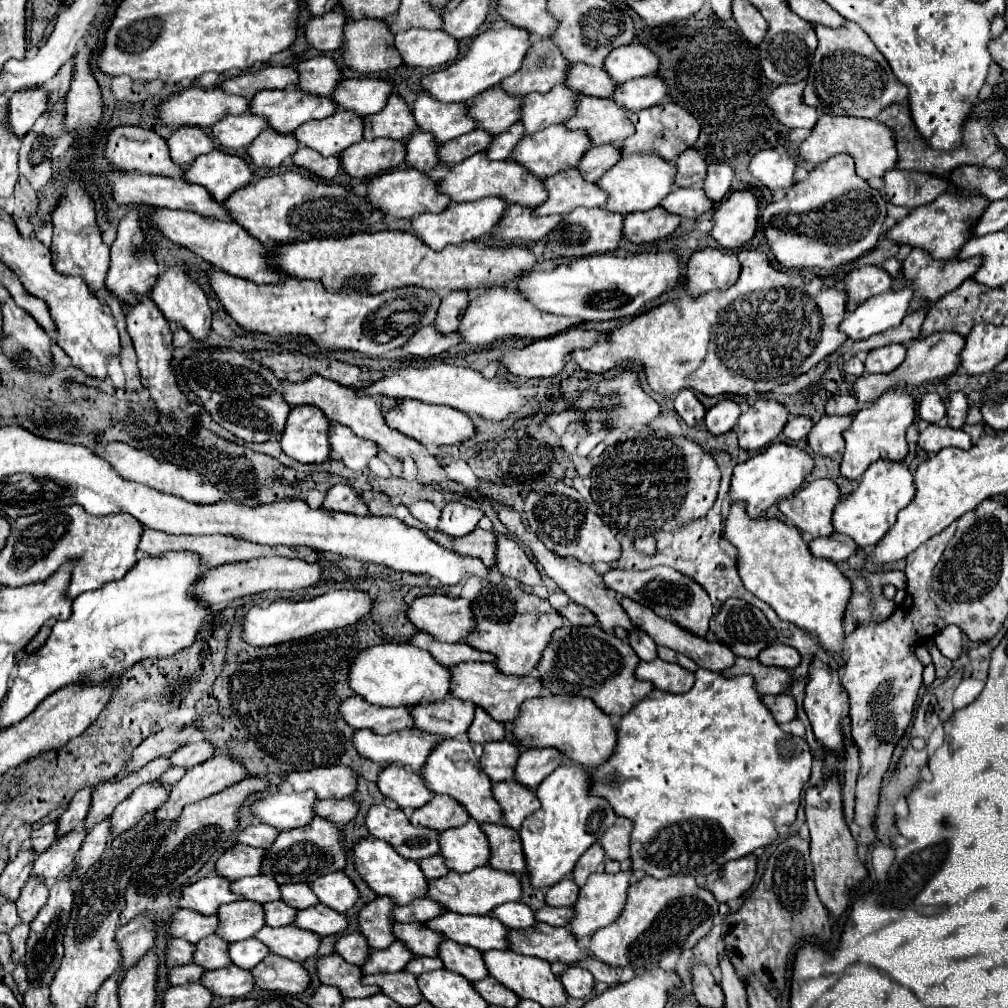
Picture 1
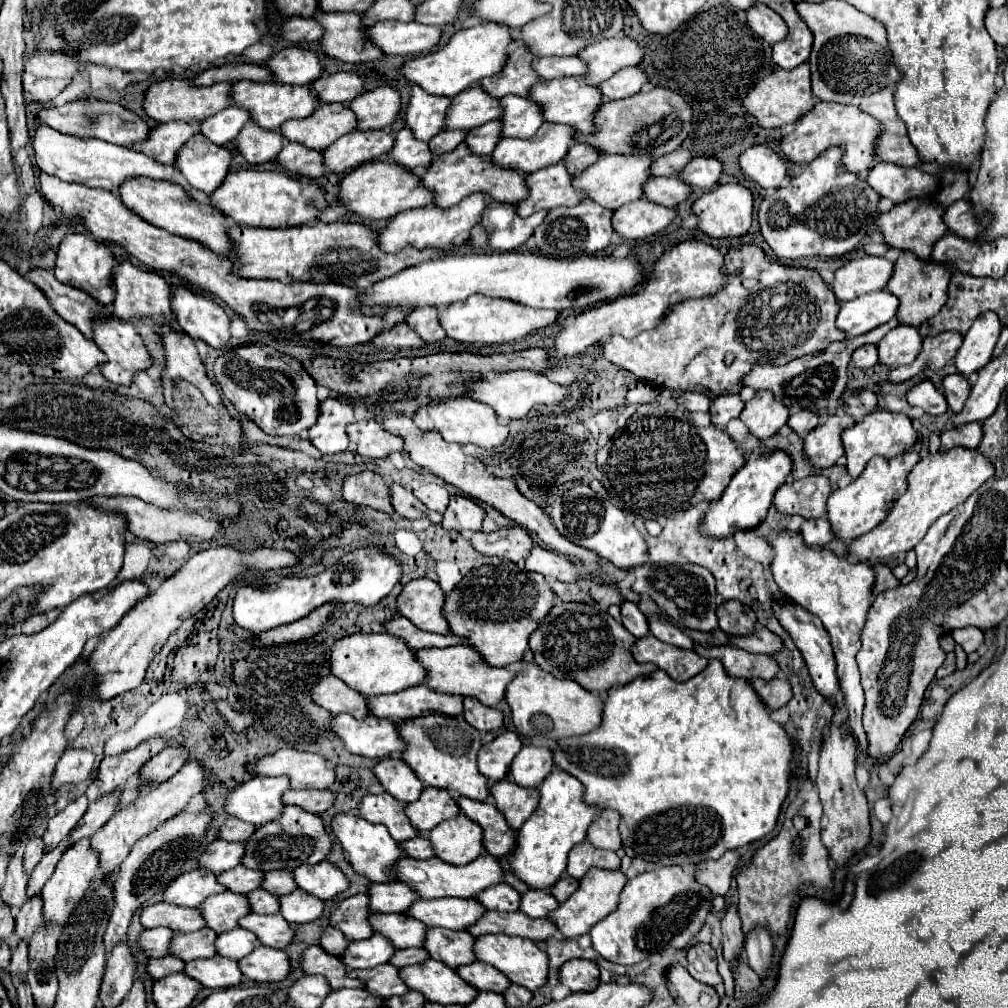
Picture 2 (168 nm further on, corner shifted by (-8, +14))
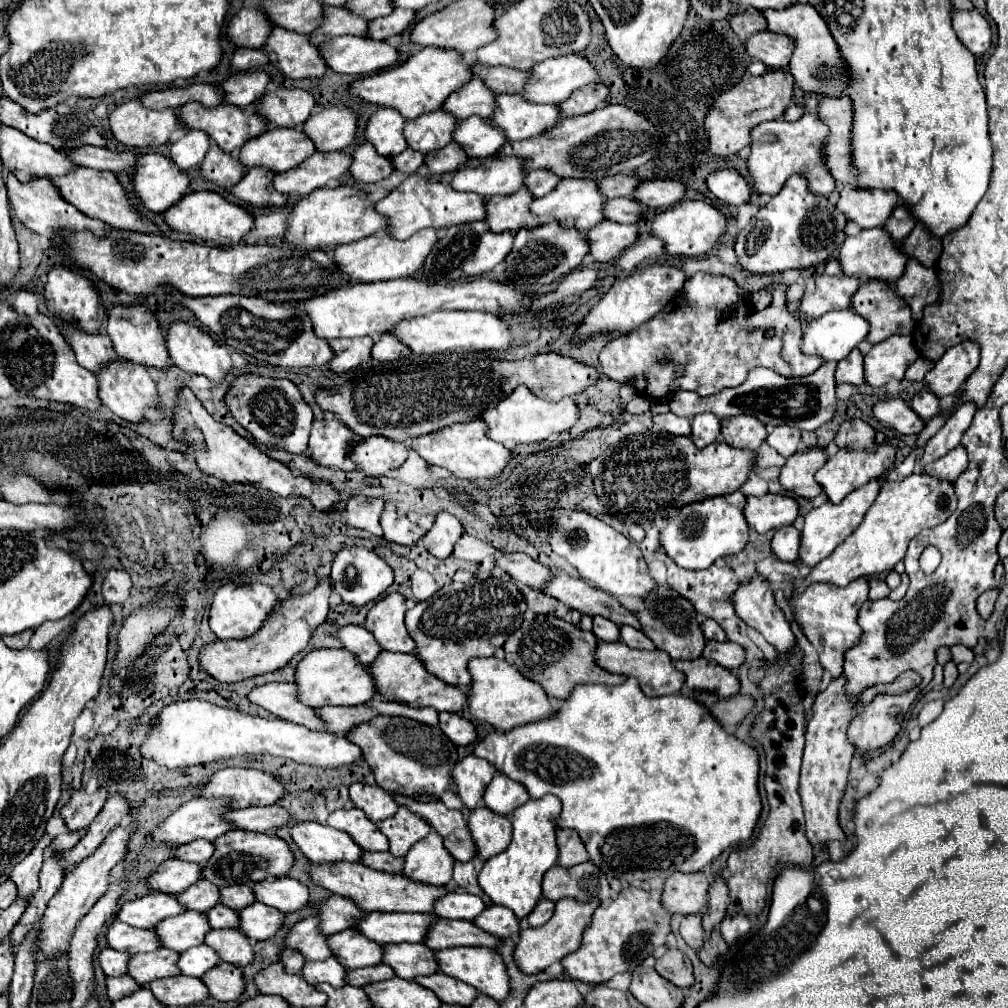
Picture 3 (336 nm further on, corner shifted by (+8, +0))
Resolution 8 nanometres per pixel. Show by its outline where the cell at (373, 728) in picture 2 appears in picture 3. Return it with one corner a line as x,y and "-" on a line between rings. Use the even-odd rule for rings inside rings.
184,700
166,706
158,714
150,736
142,742
142,752
166,768
206,764
242,754
272,754
322,768
342,768
362,760
362,750
342,734
314,732
300,724
242,714
202,700

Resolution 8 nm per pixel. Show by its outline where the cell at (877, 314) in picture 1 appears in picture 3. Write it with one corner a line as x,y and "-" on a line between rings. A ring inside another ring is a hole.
854,310
828,312
806,324
802,350
838,362
868,336
868,328
868,322

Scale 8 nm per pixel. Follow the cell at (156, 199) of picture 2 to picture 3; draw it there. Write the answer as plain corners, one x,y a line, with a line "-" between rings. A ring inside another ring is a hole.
76,168
76,172
72,172
72,176
60,176
60,180
52,180
52,182
56,186
60,186
60,194
64,196
64,200
72,202
88,218
102,220
118,230
164,236
160,226
154,224
150,218
142,216
140,210
130,202
128,192
124,190
124,186
118,182
116,174
112,174
112,172
100,172
100,170
92,170
92,168

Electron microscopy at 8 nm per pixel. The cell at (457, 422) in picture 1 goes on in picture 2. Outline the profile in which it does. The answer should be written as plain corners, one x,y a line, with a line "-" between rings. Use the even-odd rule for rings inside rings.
452,398
452,400
446,400
442,404
424,406
424,408
418,410
418,414
412,420
420,430
440,432
440,436
446,442
476,444
476,446
486,448
486,450
502,446
506,442
506,438
508,438
508,426
498,422
496,412
490,406
486,406
482,402
476,402
472,398

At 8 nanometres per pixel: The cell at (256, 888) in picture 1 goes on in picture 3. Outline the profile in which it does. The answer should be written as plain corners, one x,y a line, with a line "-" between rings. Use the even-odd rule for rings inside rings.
204,878
178,896
180,900
184,900
184,904
188,904
188,910
198,910
198,912
208,912
210,908
220,904
220,890

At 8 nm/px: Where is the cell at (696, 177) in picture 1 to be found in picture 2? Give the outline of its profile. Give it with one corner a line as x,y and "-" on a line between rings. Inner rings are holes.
674,150
652,162
652,176
678,176
692,156
686,150

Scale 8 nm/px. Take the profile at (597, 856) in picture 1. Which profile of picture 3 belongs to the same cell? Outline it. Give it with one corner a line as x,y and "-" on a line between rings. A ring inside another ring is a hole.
588,860
572,868
560,868
558,864
552,866
544,874
542,894
552,902
558,902
560,898
570,896
580,902
600,898
602,904
608,904
610,886
604,872

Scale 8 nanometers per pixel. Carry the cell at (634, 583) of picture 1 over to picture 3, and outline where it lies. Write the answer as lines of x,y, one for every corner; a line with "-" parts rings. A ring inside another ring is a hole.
656,586
650,594
644,598
644,610
634,612
640,620
642,632
656,644
658,650
664,650
672,656
672,660
680,658
698,658
704,650
704,634
700,630
700,624
696,620
694,604
690,604
688,598
680,596
670,586

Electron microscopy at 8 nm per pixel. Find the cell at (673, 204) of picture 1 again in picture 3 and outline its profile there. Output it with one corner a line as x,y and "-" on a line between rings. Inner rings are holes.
612,198
606,204
604,216
608,220
616,220
620,224
636,224
644,218
646,206
634,198

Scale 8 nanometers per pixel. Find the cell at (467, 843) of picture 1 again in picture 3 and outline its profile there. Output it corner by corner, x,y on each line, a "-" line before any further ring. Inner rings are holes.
430,832
426,838
416,842
406,854
404,876
414,878
432,886
446,886
452,880
454,858
444,848
444,842
438,832

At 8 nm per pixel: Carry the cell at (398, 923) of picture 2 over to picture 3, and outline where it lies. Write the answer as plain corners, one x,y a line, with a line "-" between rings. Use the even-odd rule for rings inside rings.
348,928
330,936
330,948
338,960
344,960
348,968
376,966
384,958
384,946
362,936
356,928

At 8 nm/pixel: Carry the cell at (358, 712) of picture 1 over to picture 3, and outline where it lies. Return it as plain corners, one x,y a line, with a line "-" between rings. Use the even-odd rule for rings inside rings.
264,684
260,688
254,688
248,698
278,718
302,724
312,730
324,730
324,720
316,714
316,710
298,700
296,684

